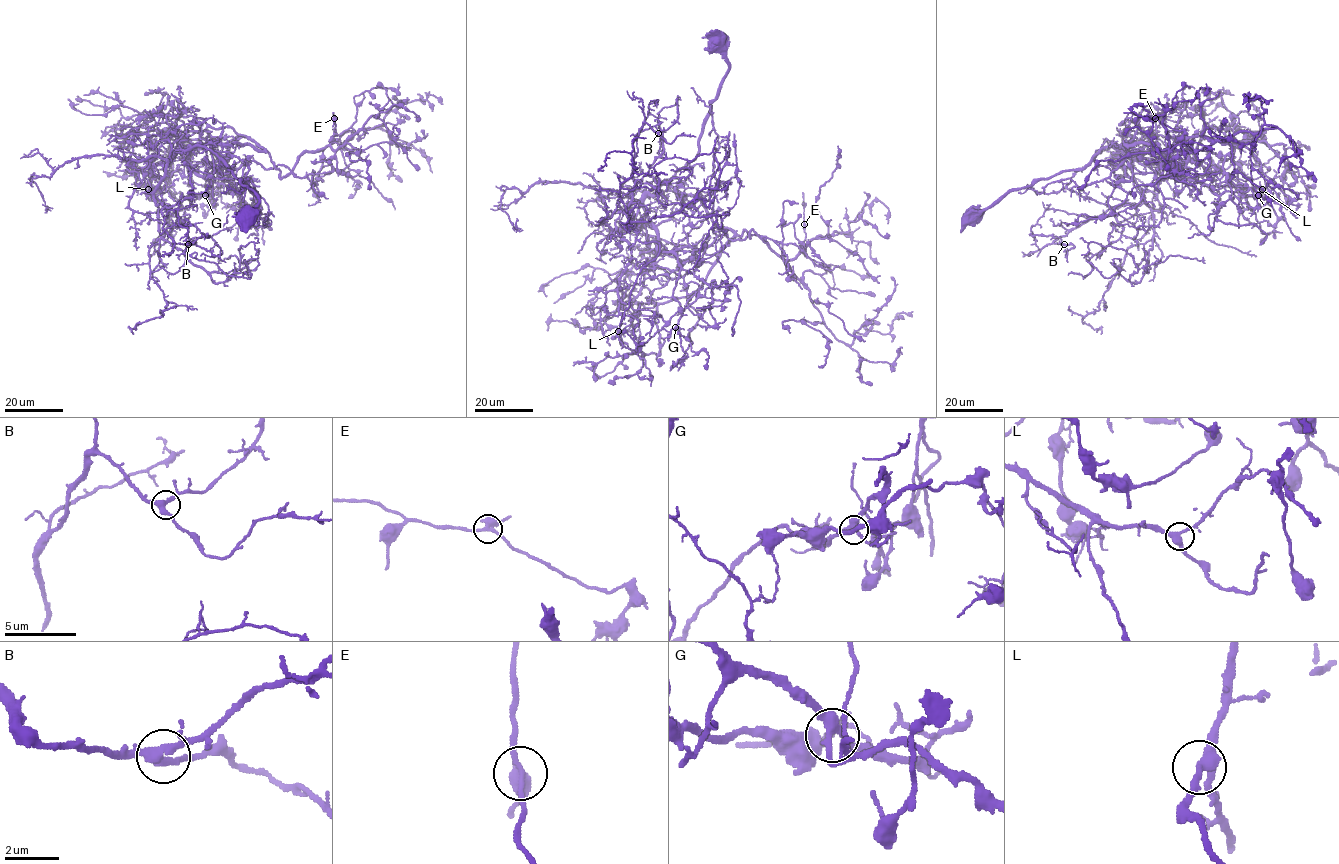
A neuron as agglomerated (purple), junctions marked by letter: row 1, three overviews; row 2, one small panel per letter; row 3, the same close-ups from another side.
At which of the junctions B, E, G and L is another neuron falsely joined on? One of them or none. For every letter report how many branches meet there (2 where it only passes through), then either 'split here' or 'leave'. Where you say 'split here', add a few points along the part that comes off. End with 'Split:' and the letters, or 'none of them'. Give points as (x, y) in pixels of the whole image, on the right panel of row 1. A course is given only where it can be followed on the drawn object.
B: branches 3; leave
E: branches 3; leave
G: branches 3; leave
L: branches 3; leave
Split: none of them

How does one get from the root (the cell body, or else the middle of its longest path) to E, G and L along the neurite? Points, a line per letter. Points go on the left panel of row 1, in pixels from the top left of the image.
E: (245, 215), (255, 194), (212, 151), (193, 147), (253, 145), (284, 178), (302, 154), (332, 141), (334, 118)
G: (245, 215), (258, 199), (212, 151), (179, 150), (212, 184), (205, 195)
L: (245, 215), (258, 203), (255, 194), (204, 146), (151, 164), (161, 178), (149, 172), (148, 189)

